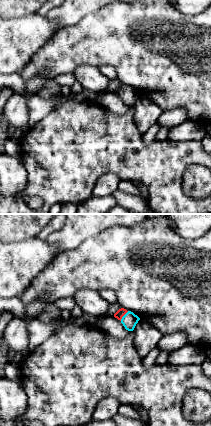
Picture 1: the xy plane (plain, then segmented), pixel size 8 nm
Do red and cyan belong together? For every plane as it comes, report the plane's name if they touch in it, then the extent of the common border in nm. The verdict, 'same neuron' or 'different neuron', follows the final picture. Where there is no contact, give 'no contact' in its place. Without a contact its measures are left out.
xy | 100 nm

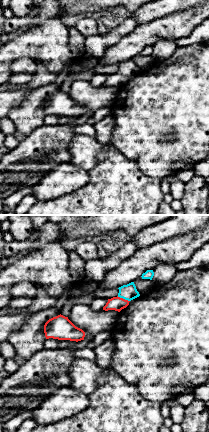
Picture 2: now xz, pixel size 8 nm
xz | 110 nm

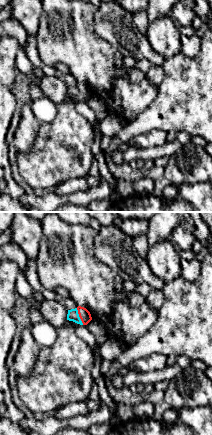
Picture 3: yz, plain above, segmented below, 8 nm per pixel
yz | 150 nm

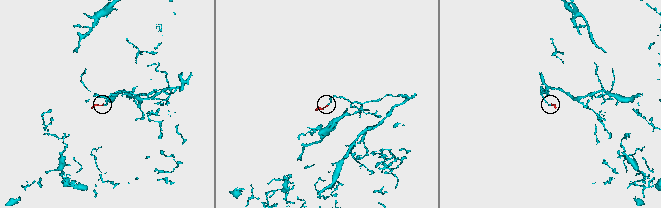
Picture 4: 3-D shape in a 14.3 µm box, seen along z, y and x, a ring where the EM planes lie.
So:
same neuron

